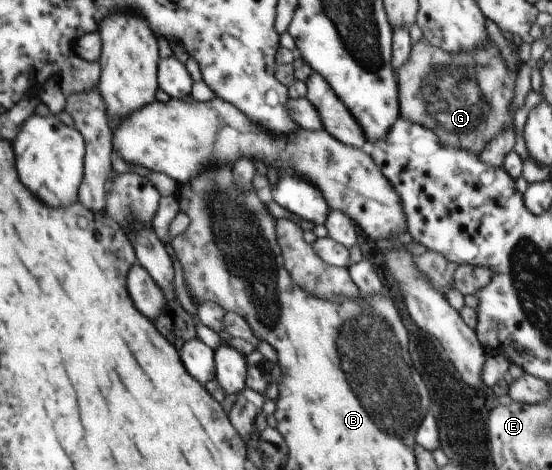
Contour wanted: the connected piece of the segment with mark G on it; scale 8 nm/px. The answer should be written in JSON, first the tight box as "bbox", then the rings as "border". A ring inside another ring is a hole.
{"bbox":[396,39,518,155],"border":[[[424,39],[414,43],[411,47],[409,61],[396,73],[400,83],[402,119],[426,126],[432,130],[442,145],[466,149],[474,155],[481,155],[490,139],[502,133],[506,127],[514,129],[513,115],[518,113],[511,109],[513,99],[516,97],[516,72],[507,69],[499,50],[491,43],[478,53],[459,52],[448,54],[437,46],[432,46]]]}

